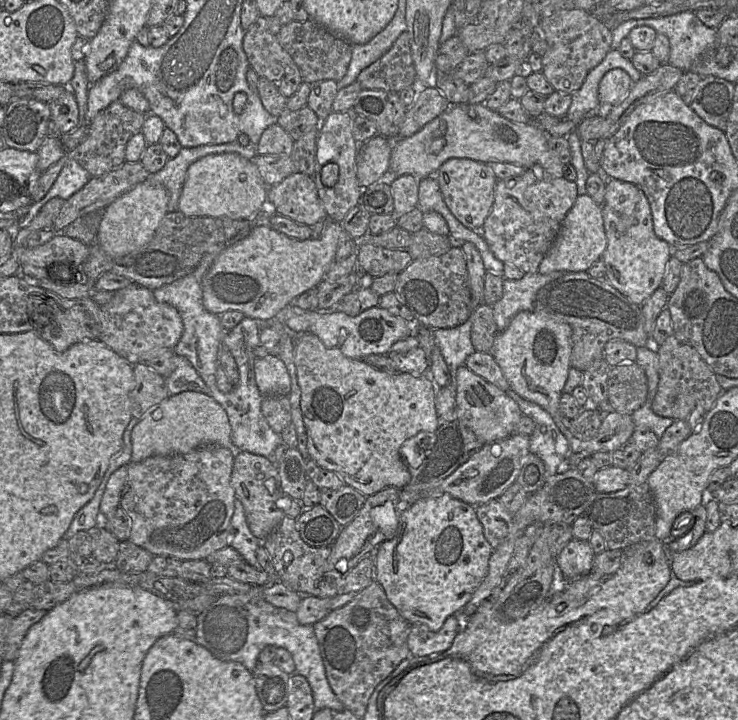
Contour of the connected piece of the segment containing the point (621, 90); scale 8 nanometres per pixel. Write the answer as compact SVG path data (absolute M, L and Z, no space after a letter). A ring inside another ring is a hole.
M615 68L608 71L599 83L598 97L604 108L620 104L628 95L633 83L626 71Z

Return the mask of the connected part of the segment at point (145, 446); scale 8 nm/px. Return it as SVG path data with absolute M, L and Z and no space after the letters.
M195 391L169 395L150 408L133 428L130 463L139 463L152 456L187 454L204 445L219 445L235 450L231 435L226 411L211 396Z

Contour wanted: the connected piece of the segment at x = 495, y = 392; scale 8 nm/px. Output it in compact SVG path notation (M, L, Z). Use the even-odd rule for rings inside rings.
M466 365L456 371L456 417L457 420L484 443L502 440L515 433L522 412L506 392L476 375Z

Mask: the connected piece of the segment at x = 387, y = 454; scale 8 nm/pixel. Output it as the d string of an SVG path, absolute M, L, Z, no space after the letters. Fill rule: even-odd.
M296 333L294 335L294 362L297 371L297 380L301 390L301 411L307 434L307 456L319 466L338 474L346 485L358 490L366 497L373 495L387 487L403 488L411 479L411 474L400 454L402 444L409 438L416 436L419 432L435 432L439 427L439 419L435 410L435 398L437 385L428 375L413 375L406 372L390 374L381 371L363 359L351 359L345 356L337 348L328 348L313 333Z

